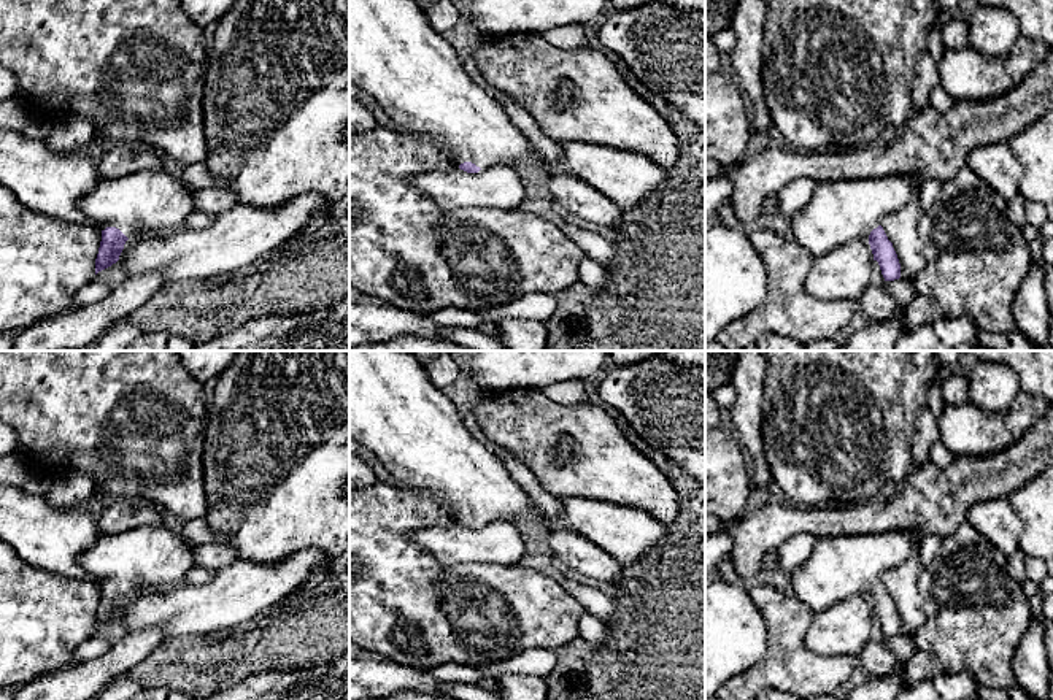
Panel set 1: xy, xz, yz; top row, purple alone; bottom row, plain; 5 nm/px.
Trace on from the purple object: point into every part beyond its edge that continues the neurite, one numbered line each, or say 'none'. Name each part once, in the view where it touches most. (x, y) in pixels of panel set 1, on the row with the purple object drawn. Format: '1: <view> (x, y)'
1: xy (151, 200)

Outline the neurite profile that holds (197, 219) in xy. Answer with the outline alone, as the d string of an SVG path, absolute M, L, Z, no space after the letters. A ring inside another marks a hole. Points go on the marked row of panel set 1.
M194 208L186 219L184 229L202 230L202 229L206 229L208 225L211 225L214 222L214 219L216 219L216 216L206 214L203 211Z

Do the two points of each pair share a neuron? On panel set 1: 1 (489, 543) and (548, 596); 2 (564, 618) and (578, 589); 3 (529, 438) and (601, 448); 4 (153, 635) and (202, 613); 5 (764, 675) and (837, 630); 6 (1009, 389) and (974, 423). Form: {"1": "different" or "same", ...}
{"1": "different", "2": "different", "3": "same", "4": "different", "5": "different", "6": "different"}

